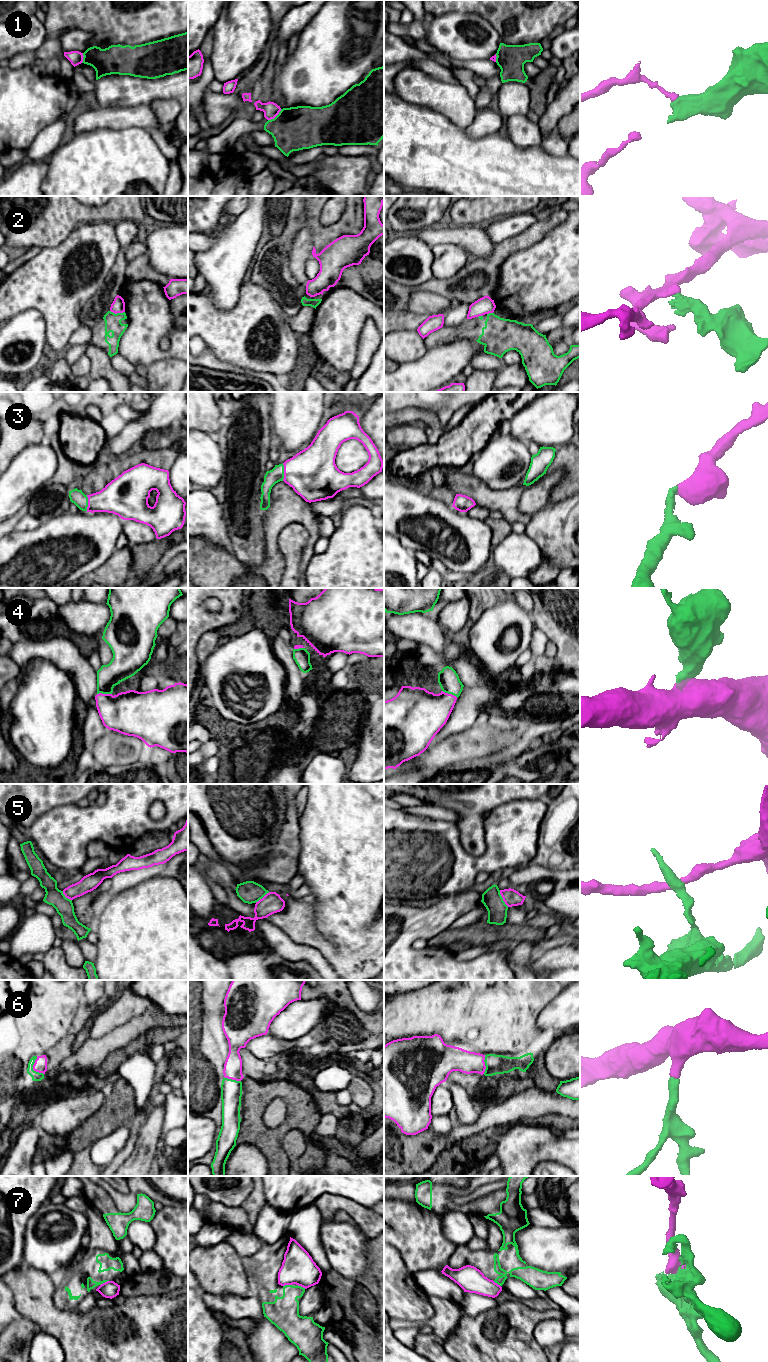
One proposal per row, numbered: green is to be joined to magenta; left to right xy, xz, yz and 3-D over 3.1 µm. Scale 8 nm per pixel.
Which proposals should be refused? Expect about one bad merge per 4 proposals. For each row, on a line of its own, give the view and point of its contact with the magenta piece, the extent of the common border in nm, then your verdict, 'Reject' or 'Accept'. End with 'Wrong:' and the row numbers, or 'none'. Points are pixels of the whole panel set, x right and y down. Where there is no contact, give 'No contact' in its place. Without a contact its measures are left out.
1: Touches magenta at xz (275, 116). Shared border 140 nm. Reject
2: Touches magenta at xy (117, 312). Shared border 120 nm. Reject
3: Touches magenta at xz (284, 472). Shared border 140 nm. Accept
4: Touches magenta at yz (450, 694). Shared border 140 nm. Accept
5: Touches magenta at yz (502, 897). Shared border 150 nm. Reject
6: Touches magenta at xy (33, 1068). Shared border 160 nm. Accept
7: Touches magenta at xy (105, 1282). Shared border 80 nm. Reject
Wrong: 1, 2, 5, 7

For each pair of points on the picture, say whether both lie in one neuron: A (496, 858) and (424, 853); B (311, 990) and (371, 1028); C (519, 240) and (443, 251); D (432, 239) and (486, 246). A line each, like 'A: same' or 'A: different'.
A: same
B: same
C: different
D: same

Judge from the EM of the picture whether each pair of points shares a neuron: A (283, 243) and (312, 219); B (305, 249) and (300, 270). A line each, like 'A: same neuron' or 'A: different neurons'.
A: different neurons
B: same neuron

